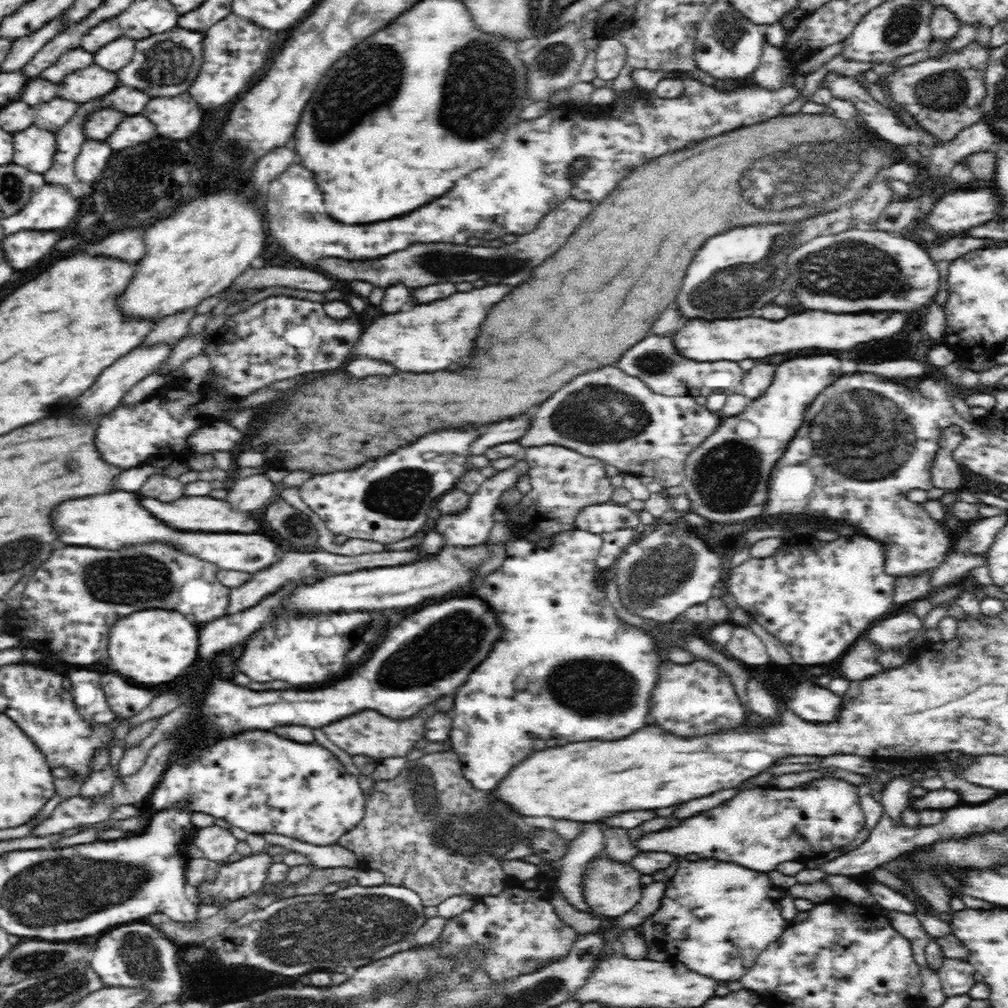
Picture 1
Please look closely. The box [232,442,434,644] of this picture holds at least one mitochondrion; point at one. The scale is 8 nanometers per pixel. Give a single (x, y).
(297, 525)

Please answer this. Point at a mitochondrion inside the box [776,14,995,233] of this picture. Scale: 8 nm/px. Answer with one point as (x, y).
(946, 91)

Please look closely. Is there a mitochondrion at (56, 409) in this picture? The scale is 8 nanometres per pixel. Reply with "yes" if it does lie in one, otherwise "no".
no

